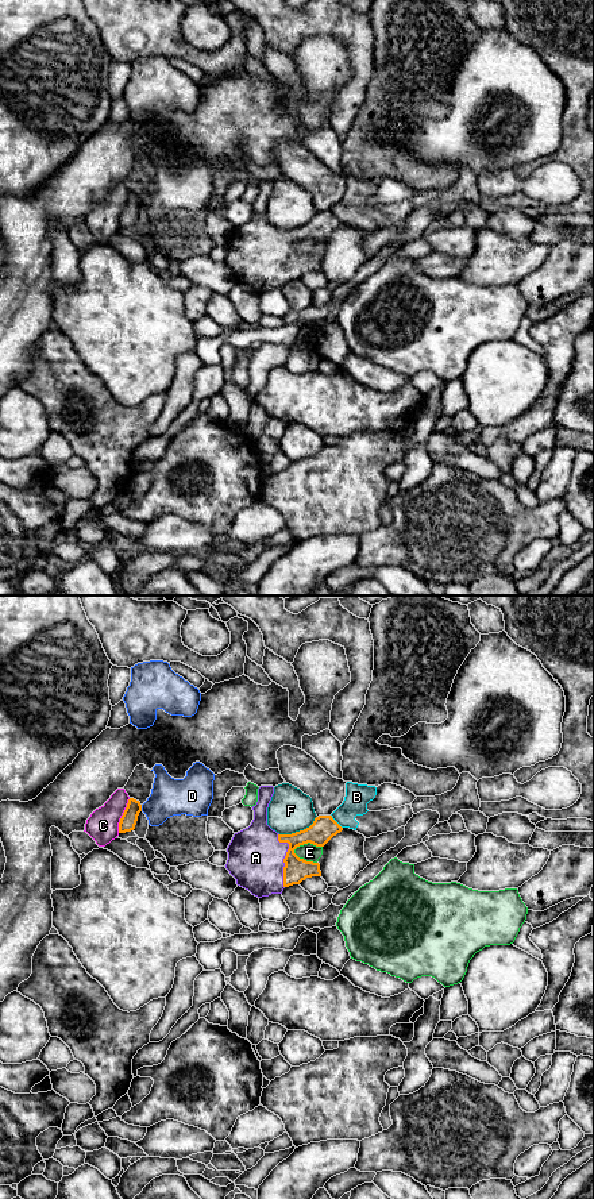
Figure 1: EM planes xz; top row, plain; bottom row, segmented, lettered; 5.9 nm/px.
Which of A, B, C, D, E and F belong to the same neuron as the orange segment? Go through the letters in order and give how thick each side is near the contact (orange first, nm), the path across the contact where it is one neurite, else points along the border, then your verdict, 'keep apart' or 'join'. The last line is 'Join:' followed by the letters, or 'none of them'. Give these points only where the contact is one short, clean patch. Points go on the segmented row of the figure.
A: 150/340 nm | join
B: 150/140 nm | along xz (331, 814), (342, 828) | keep apart
C: 100/190 nm | keep apart
D: 100/220 nm | keep apart
E: 150/110 nm | keep apart
F: 150/260 nm | keep apart
Join: A

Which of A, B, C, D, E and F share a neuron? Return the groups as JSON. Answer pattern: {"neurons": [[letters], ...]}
{"neurons": [["A"], ["B"], ["C"], ["D"], ["E"], ["F"]]}

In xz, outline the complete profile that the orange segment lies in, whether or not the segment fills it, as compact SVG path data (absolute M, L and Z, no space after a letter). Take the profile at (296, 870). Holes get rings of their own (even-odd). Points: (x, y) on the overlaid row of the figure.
M273 786L258 789L251 825L234 834L227 852L225 868L236 884L262 898L282 894L285 887L306 878L321 876L320 864L300 859L294 849L304 844L324 847L343 828L332 816L319 816L313 824L292 834L279 834L267 825L267 807Z

